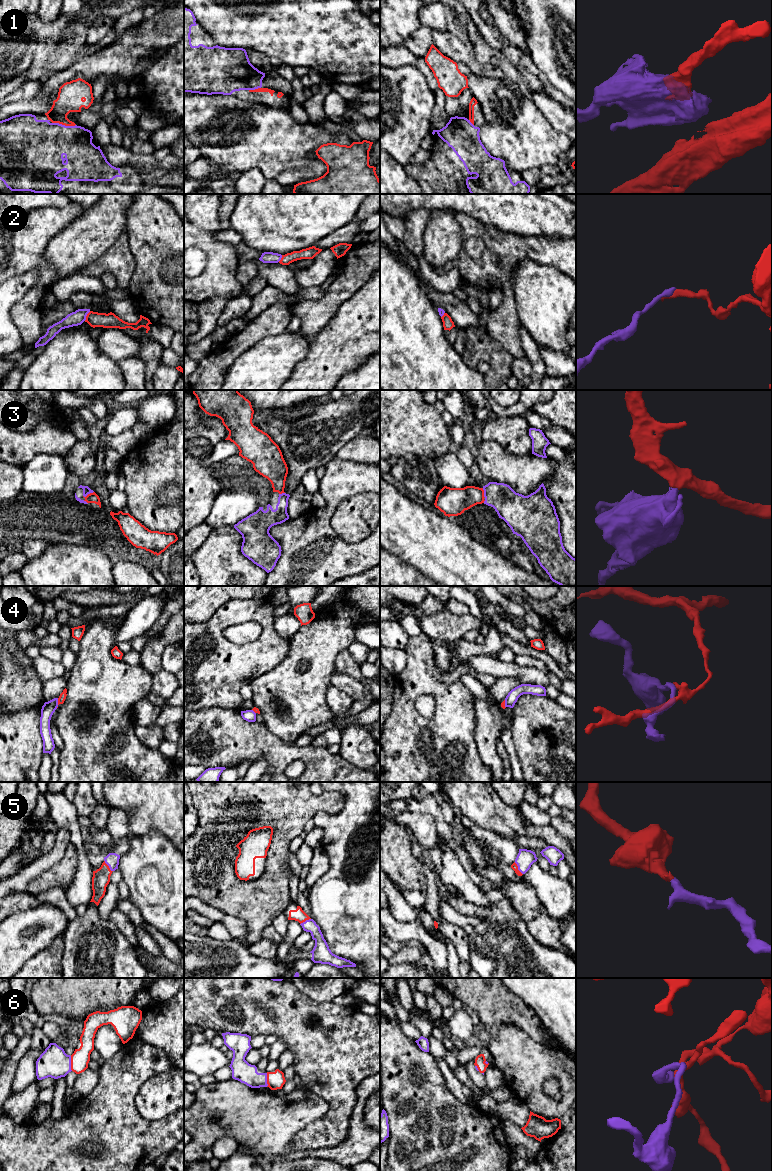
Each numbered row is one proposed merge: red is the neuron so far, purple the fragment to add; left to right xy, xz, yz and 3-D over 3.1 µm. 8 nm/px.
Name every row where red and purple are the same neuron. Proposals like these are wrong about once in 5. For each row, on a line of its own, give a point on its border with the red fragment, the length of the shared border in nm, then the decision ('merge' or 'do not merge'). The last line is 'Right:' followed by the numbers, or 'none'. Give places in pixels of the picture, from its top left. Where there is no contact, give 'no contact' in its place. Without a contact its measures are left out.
1: xy (64, 124) | 190 nm | merge
2: xy (86, 316) | 90 nm | do not merge
3: xy (88, 494) | 100 nm | merge
4: xy (58, 701) | 60 nm | do not merge
5: yz (517, 868) | 120 nm | merge
6: xy (71, 1063) | 120 nm | merge
Right: 1, 3, 5, 6

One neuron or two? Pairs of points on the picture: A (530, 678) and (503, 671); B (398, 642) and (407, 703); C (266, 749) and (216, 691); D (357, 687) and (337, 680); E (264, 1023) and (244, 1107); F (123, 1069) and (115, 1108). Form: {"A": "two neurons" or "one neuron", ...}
{"A": "one neuron", "B": "two neurons", "C": "two neurons", "D": "one neuron", "E": "two neurons", "F": "one neuron"}

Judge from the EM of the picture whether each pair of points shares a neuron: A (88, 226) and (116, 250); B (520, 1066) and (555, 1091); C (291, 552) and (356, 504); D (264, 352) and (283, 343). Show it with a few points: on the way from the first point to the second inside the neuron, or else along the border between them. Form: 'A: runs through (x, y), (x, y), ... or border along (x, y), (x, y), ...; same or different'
A: border along (124, 231), (94, 261); different
B: border along (549, 1077), (555, 1077), (559, 1082), (559, 1100); different
C: border along (342, 501), (332, 516), (331, 526), (345, 541); different
D: runs through (269, 352), (274, 352), (278, 348); same

